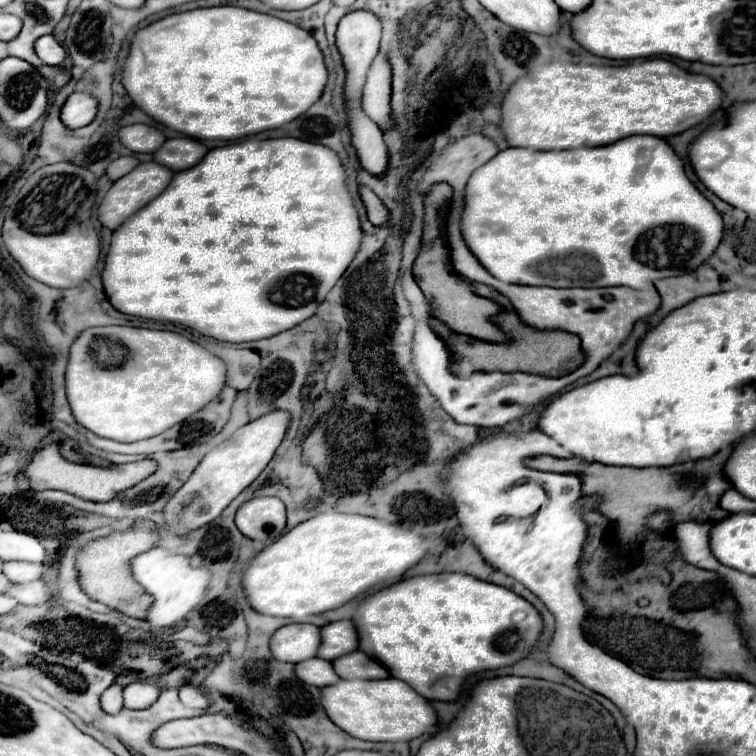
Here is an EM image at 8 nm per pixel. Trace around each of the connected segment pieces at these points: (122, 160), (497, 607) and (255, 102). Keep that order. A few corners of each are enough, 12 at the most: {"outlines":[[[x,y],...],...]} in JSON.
{"outlines":[[[119,157],[109,163],[107,177],[117,181],[139,165],[135,157]],[[465,573],[367,595],[359,649],[429,701],[527,657],[541,615]],[[167,15],[121,83],[157,123],[235,141],[305,113],[327,69],[301,27]]]}

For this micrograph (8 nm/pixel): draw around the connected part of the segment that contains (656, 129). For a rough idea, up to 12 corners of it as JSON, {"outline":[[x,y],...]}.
{"outline":[[667,59],[549,63],[501,101],[509,147],[667,137],[721,107]]}

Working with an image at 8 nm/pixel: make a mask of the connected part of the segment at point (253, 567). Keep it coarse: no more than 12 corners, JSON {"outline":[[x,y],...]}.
{"outline":[[319,513],[243,569],[263,615],[317,615],[403,577],[425,539]]}

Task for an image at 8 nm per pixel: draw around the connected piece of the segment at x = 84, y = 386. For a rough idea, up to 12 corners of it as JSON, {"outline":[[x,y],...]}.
{"outline":[[85,329],[75,421],[133,443],[219,395],[225,363],[171,331]]}

